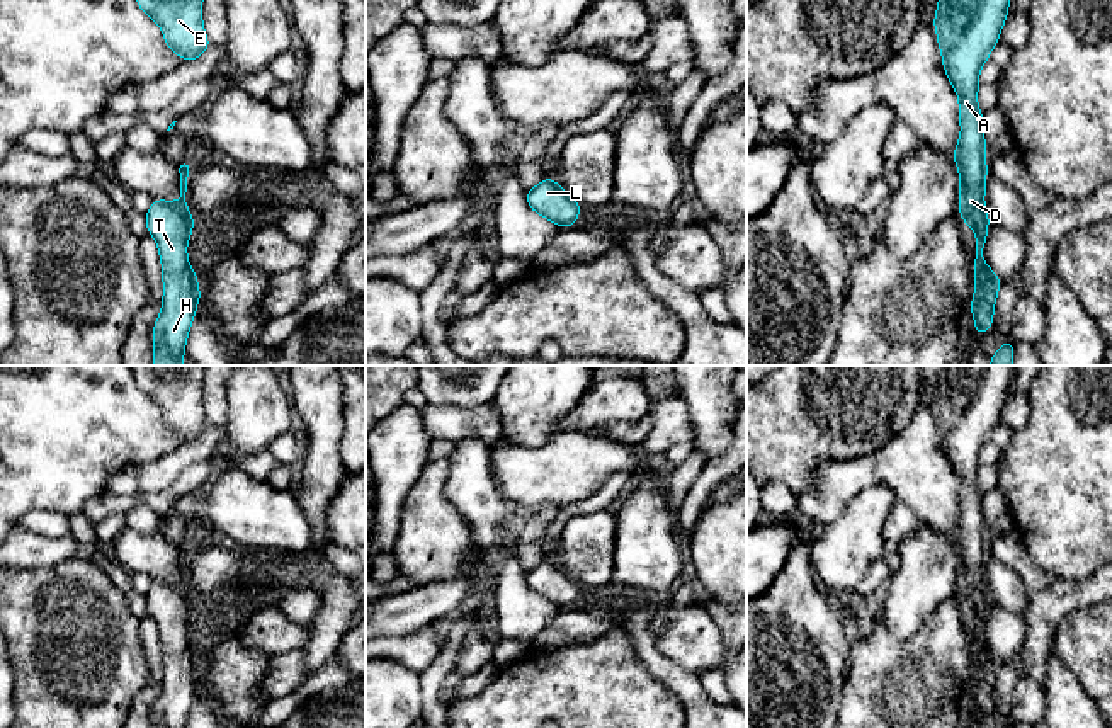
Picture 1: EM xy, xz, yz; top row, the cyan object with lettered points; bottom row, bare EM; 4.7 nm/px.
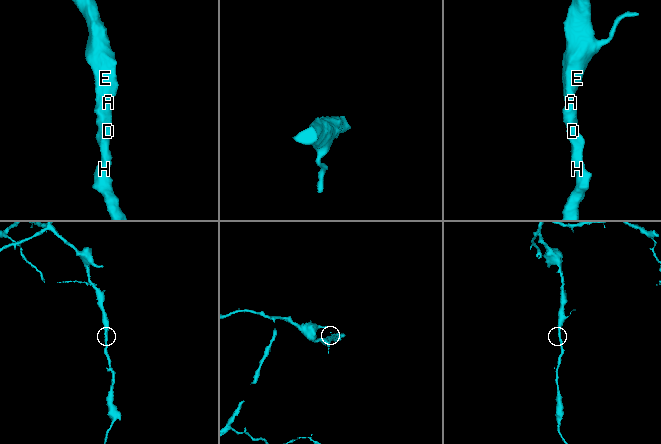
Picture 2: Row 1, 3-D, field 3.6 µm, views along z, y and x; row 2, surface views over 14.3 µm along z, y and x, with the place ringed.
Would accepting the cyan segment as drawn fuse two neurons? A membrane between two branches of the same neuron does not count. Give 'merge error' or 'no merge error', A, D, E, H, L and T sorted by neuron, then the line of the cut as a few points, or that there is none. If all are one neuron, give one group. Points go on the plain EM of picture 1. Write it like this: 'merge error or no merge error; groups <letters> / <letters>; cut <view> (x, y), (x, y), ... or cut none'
no merge error; groups A D E H L T; cut none

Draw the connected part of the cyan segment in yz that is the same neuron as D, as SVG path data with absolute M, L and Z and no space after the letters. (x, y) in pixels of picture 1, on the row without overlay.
M944 366L933 398L942 446L959 480L961 517L952 536L961 560L959 595L976 616L976 663L969 687L976 716L993 708L996 675L1003 665L983 638L990 597L984 587L988 544L978 488L979 451L1000 422L1012 371L1013 366Z

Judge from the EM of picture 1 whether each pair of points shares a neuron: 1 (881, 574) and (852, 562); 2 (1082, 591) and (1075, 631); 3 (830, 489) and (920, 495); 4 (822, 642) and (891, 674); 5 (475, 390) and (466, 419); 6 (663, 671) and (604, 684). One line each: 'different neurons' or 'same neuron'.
1: different neurons
2: different neurons
3: same neuron
4: different neurons
5: different neurons
6: different neurons

